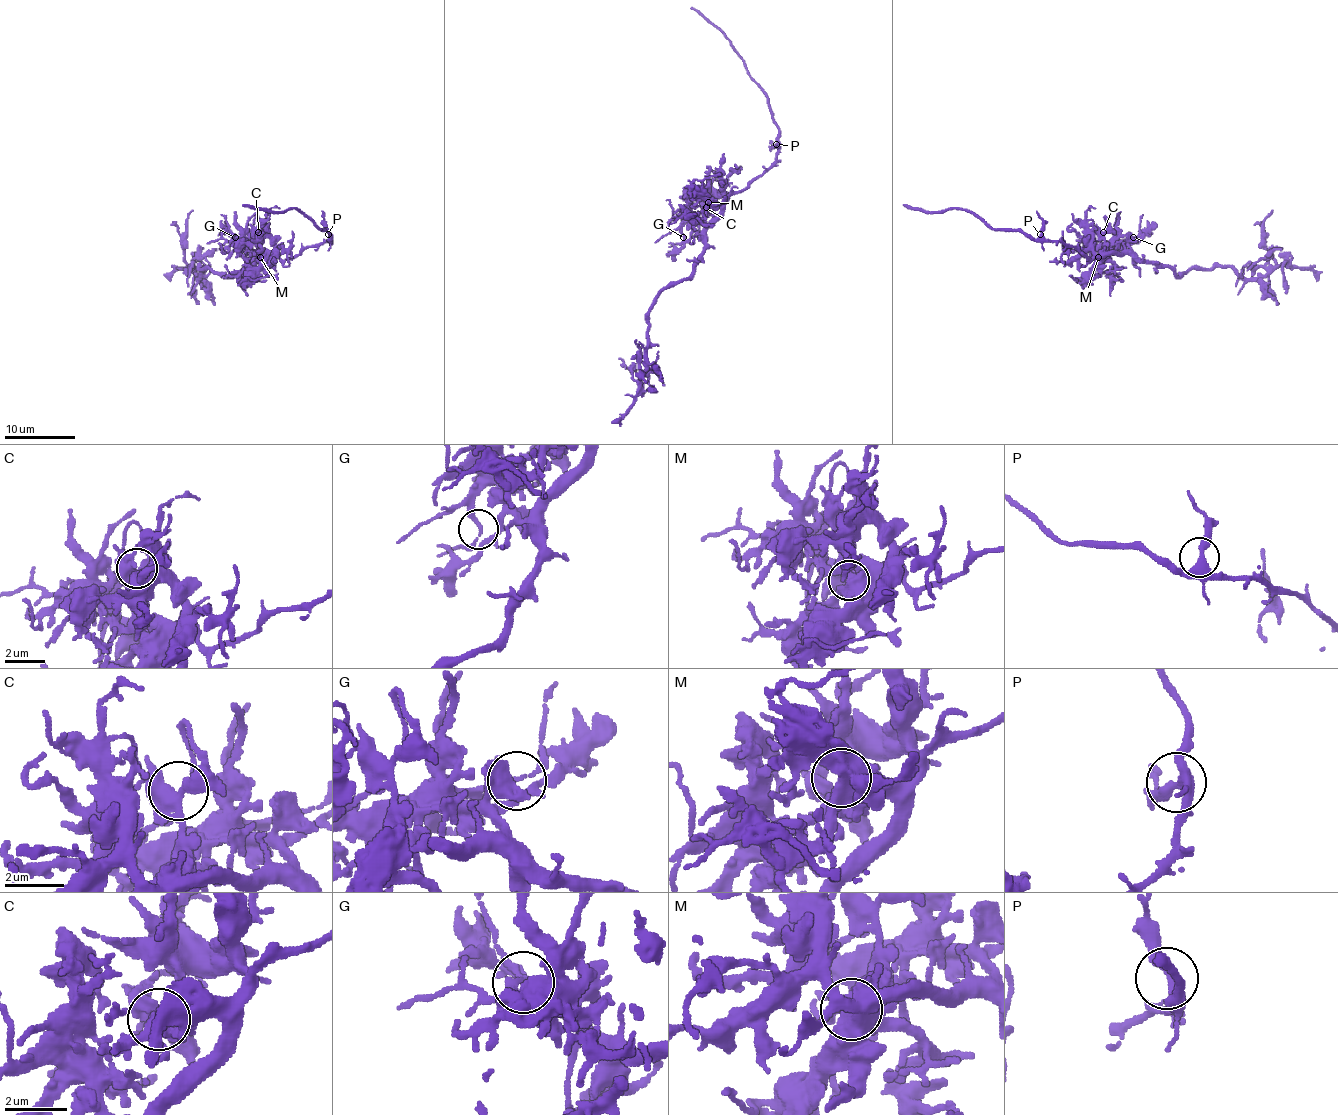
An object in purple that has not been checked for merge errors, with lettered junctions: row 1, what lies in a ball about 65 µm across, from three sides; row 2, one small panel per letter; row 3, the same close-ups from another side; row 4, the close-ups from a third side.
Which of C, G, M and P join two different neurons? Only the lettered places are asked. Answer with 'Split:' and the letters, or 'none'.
Split: none

